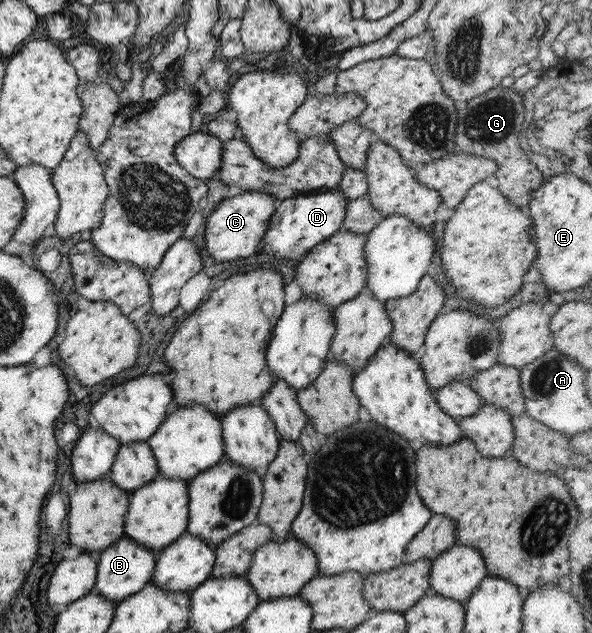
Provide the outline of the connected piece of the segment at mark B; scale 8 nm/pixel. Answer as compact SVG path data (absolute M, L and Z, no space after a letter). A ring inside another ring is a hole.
M121 536L113 544L96 554L96 558L96 580L91 593L97 593L116 604L139 592L151 581L156 553L129 537Z

